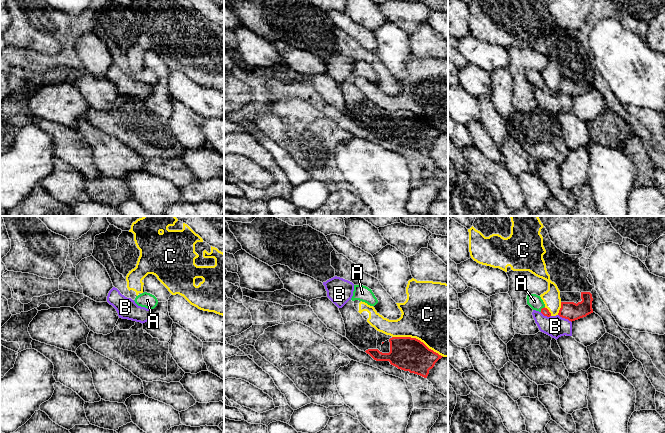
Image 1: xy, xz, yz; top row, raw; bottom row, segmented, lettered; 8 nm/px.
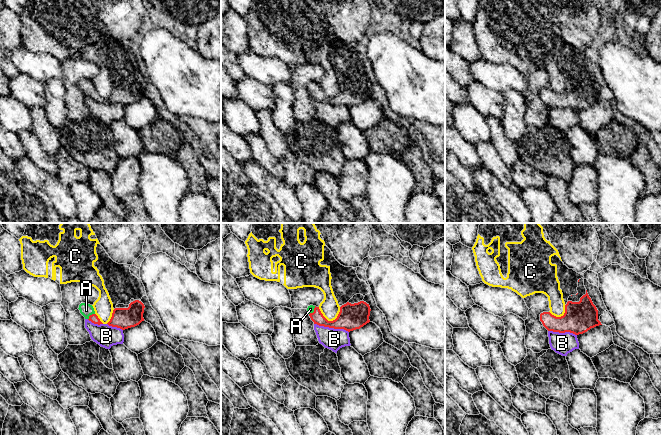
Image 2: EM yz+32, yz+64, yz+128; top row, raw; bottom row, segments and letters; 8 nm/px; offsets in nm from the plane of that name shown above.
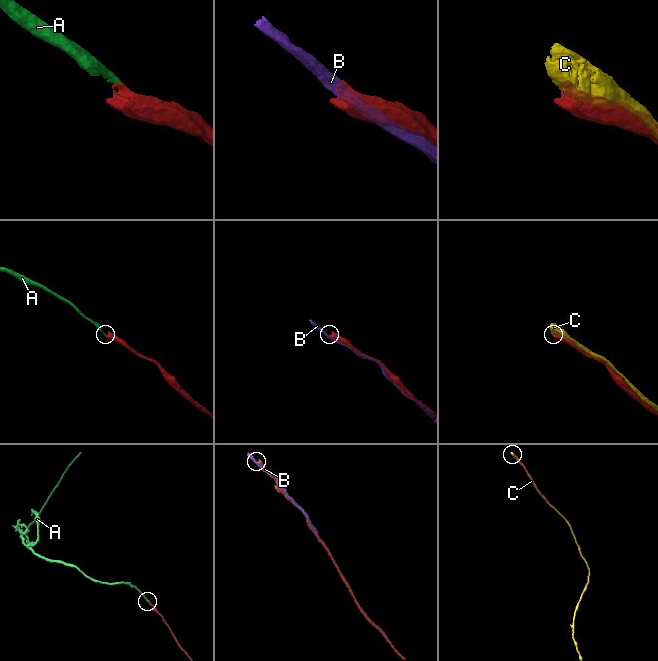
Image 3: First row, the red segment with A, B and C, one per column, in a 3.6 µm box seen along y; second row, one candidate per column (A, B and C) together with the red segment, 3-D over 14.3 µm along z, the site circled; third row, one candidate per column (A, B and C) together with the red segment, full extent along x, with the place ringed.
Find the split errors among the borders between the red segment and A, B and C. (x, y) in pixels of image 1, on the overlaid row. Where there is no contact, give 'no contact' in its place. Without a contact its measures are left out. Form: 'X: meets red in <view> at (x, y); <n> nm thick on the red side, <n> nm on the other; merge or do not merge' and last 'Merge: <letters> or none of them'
A: meets red in yz at (541, 309); 60 nm thick on the red side, 110 nm on the other; merge
B: meets red in yz at (565, 318); 140 nm thick on the red side, 180 nm on the other; do not merge
C: meets red in xz at (417, 339); 280 nm thick on the red side, 500 nm on the other; do not merge
Merge: A

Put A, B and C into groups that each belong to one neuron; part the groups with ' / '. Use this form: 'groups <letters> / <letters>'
groups A / B / C

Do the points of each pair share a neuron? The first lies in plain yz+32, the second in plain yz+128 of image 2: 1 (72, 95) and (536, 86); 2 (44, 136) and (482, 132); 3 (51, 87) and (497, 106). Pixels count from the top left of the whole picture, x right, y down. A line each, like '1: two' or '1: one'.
1: one
2: two
3: two

